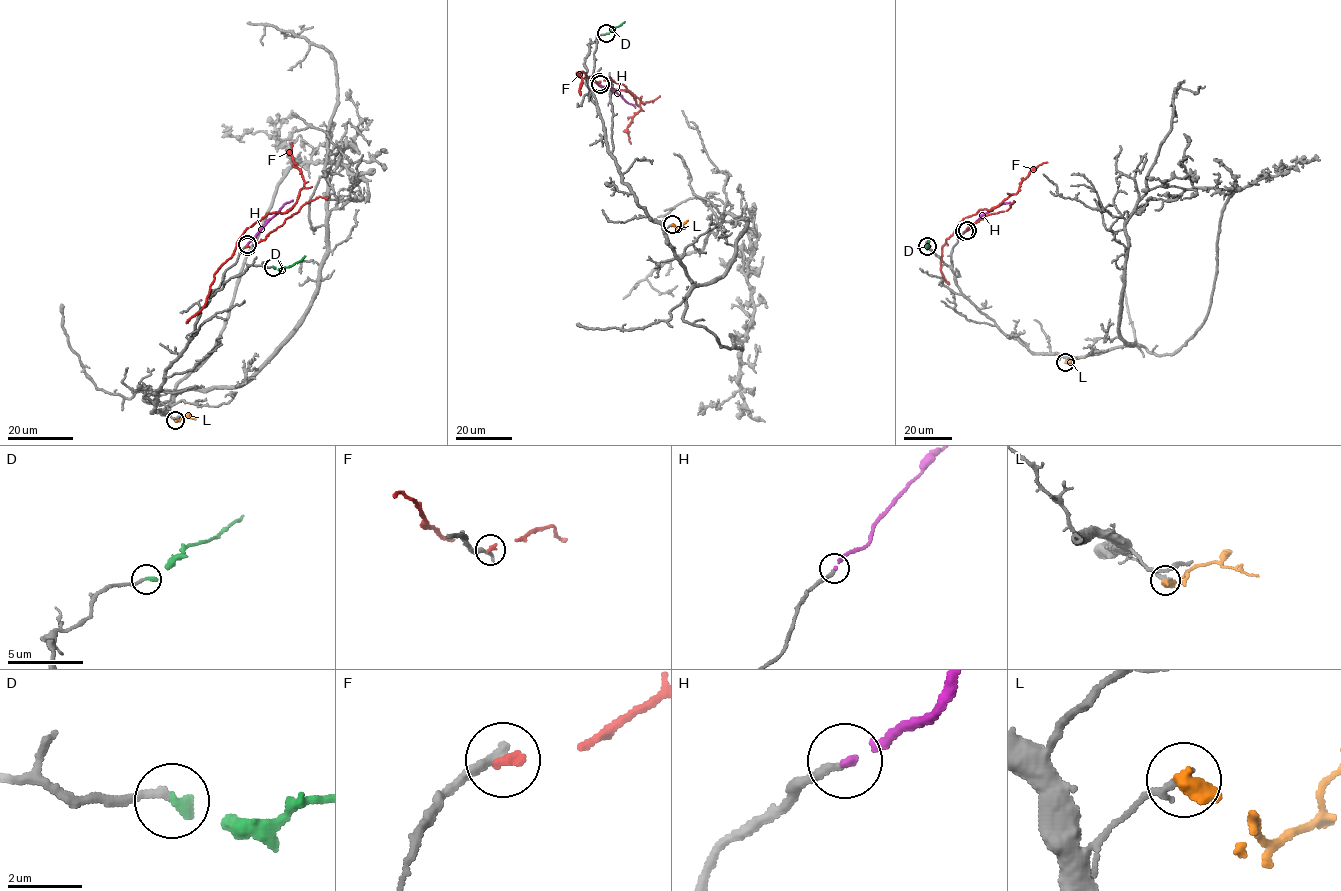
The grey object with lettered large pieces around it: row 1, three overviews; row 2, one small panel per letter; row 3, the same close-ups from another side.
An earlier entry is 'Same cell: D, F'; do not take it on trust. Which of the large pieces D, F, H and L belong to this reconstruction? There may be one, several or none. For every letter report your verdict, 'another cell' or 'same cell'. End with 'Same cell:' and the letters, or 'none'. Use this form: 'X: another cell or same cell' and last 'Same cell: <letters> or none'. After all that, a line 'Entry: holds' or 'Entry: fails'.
D: same cell
F: another cell
H: same cell
L: another cell
Same cell: D, H
Entry: fails

